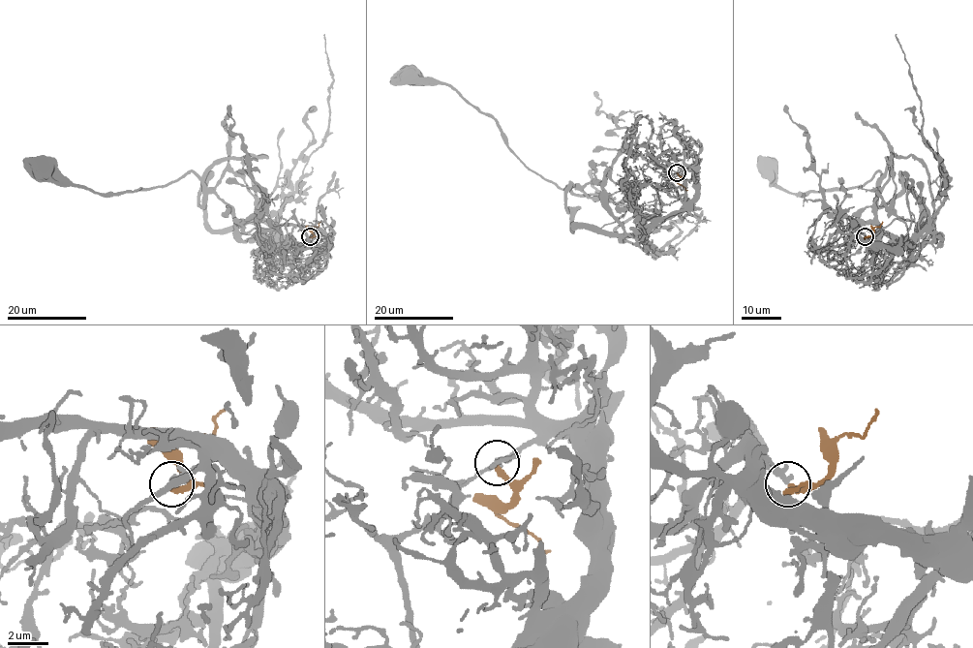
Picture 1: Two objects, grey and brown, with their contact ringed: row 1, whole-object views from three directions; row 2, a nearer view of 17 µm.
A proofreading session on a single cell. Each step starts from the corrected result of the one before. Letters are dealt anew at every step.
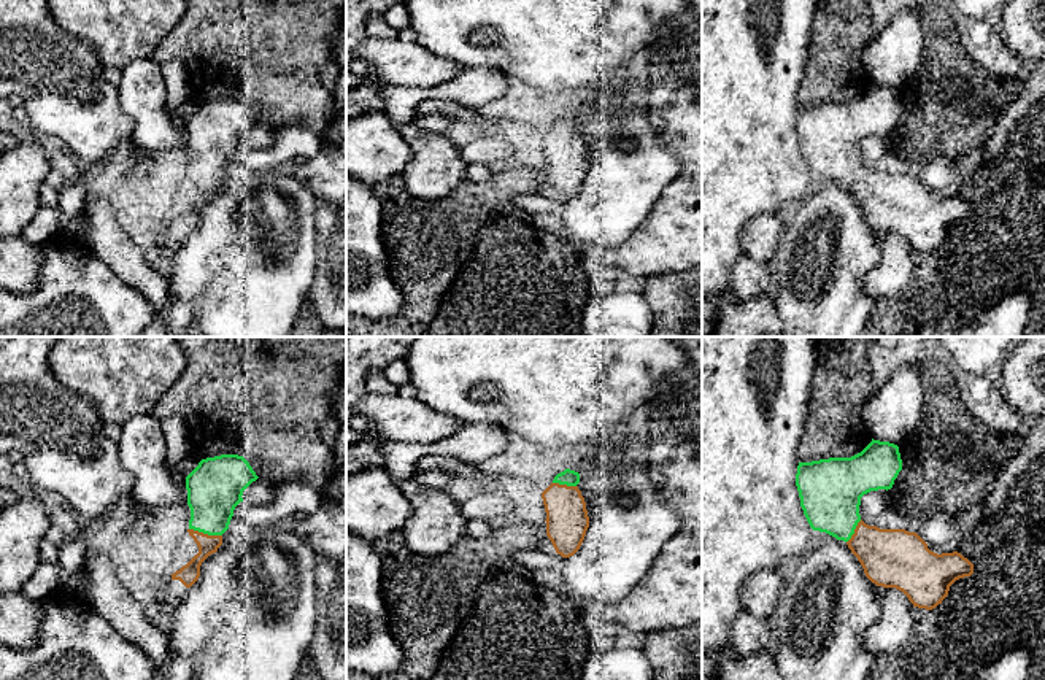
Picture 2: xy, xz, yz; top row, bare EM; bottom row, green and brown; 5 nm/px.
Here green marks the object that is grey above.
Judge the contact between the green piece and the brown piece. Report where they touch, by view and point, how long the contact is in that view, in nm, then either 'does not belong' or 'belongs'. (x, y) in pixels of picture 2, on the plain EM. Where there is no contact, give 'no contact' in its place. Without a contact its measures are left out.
xy (205, 177) | 170 nm | belongs

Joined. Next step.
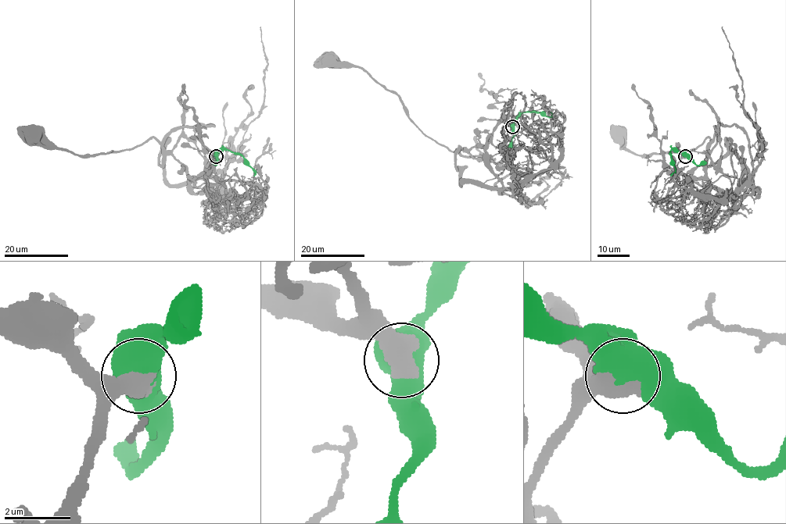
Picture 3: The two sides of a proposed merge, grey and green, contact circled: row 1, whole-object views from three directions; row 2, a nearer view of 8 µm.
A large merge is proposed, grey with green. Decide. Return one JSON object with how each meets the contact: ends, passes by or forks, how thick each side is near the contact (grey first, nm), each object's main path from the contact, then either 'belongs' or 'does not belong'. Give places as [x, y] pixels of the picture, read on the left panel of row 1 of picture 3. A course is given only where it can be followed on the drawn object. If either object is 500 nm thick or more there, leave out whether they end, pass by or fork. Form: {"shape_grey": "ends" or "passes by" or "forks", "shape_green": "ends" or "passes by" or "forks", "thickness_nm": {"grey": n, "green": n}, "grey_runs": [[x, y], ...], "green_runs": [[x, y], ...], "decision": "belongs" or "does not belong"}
{"thickness_nm": {"grey": 750, "green": 700}, "grey_runs": [[216, 155], [208, 169], [190, 177], [152, 137], [131, 148], [73, 155], [42, 144], [34, 135]], "green_runs": [[216, 155], [224, 149], [238, 152], [255, 172], [253, 176]], "decision": "belongs"}

